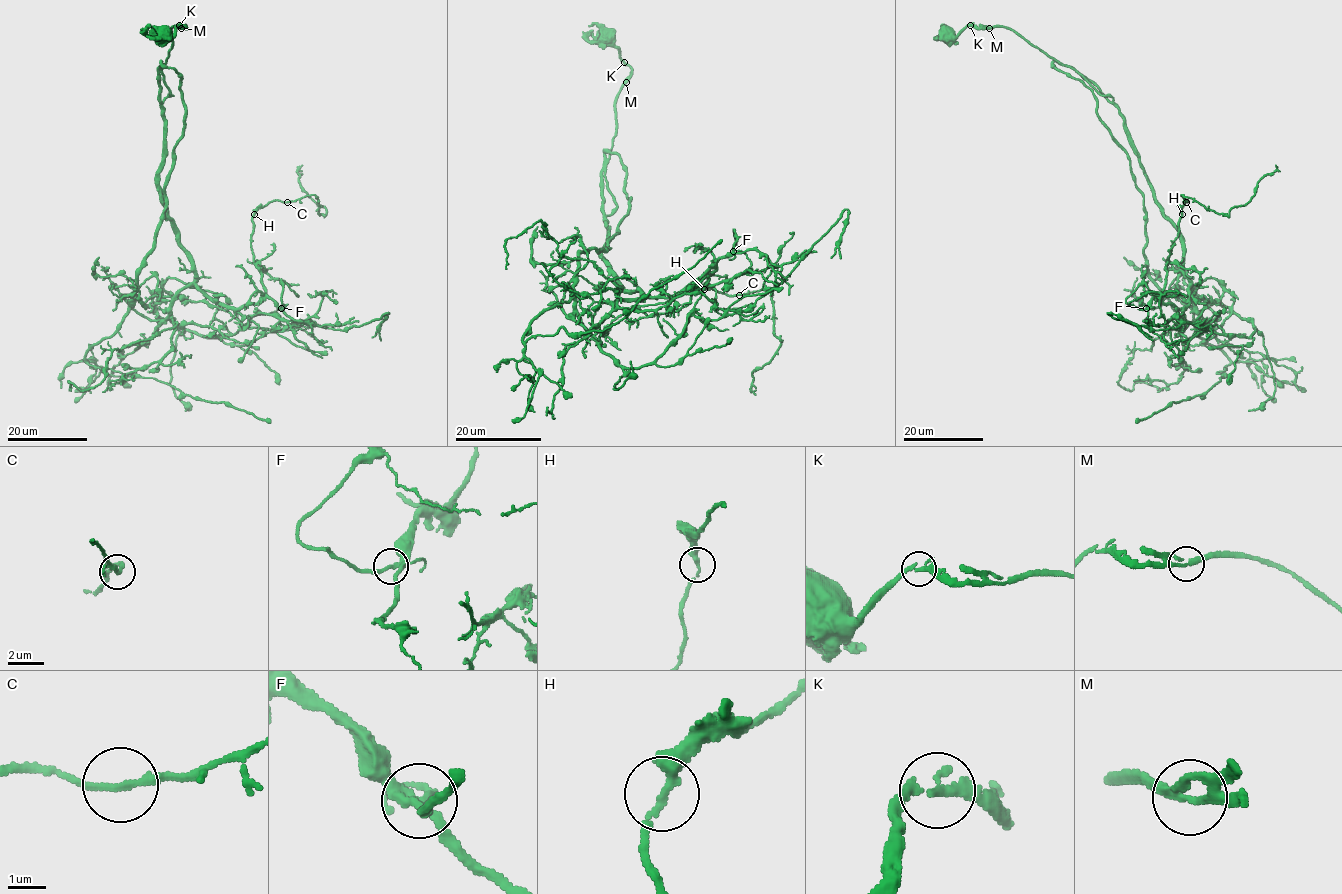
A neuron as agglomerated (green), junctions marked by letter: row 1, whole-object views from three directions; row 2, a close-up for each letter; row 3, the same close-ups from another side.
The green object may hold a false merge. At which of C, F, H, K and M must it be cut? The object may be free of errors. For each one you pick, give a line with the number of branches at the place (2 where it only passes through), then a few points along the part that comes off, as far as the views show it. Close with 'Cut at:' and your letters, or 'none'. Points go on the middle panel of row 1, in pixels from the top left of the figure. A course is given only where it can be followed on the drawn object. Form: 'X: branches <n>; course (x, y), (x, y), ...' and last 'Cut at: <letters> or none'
Cut at: none

